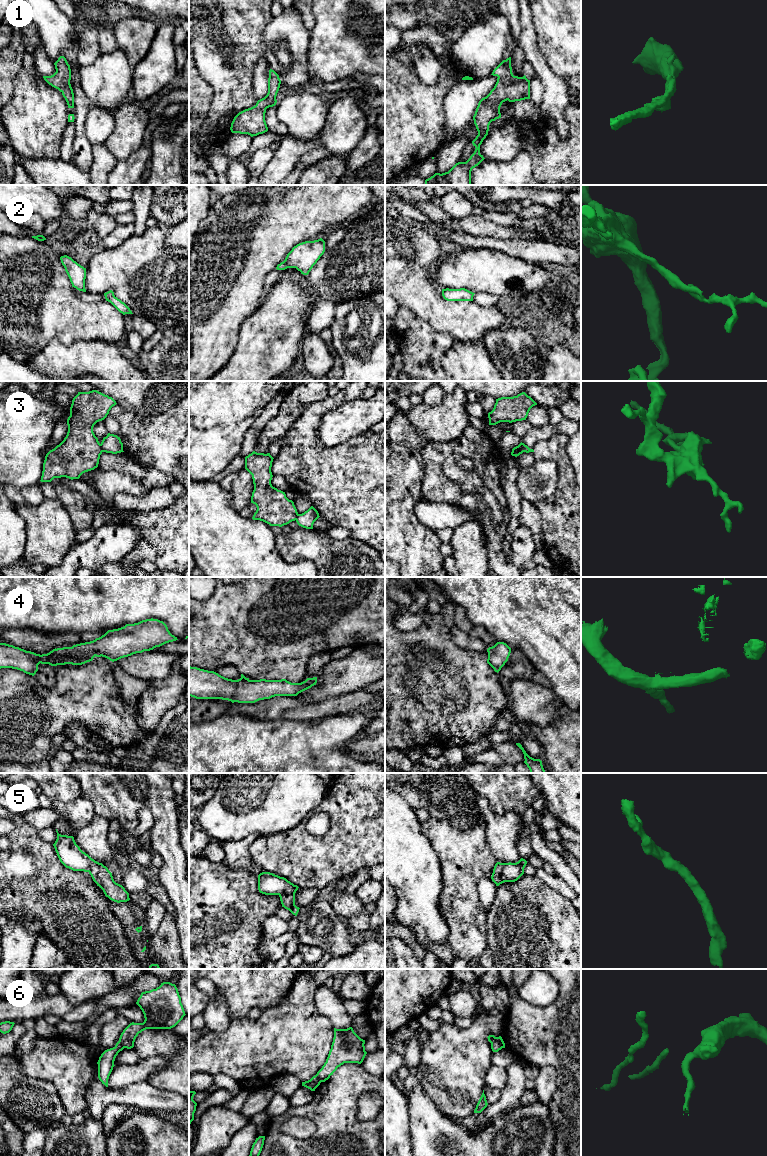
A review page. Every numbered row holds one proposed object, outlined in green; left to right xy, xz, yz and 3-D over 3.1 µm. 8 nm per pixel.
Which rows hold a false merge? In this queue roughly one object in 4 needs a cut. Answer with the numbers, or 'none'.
3, 4, 6

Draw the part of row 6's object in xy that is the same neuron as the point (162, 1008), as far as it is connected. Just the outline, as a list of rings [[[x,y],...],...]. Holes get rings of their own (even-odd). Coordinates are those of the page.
[[[163,982],[156,989],[142,992],[136,1004],[144,1014],[143,1023],[130,1023],[121,1033],[120,1042],[131,1049],[139,1033],[146,1029],[171,1029],[186,1015],[175,984]]]

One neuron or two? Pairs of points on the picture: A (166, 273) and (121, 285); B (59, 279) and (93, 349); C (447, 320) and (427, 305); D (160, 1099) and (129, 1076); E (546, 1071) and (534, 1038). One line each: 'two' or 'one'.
A: one
B: two
C: one
D: two
E: two

